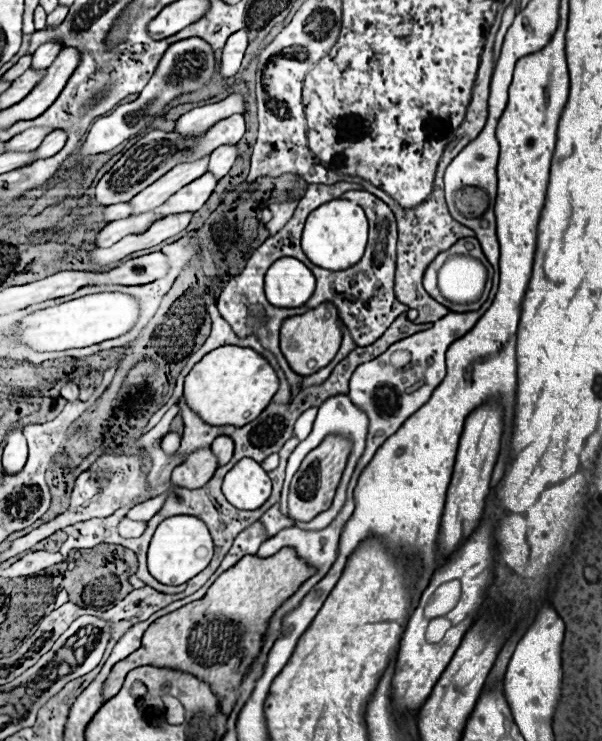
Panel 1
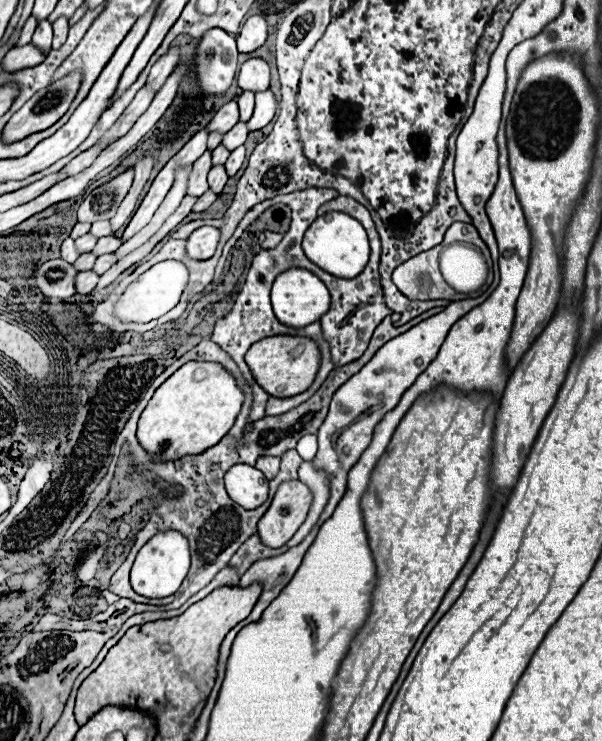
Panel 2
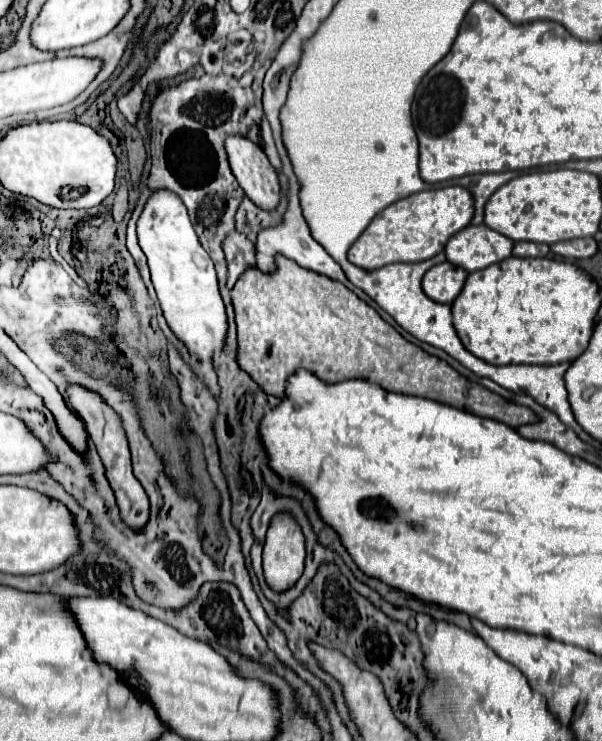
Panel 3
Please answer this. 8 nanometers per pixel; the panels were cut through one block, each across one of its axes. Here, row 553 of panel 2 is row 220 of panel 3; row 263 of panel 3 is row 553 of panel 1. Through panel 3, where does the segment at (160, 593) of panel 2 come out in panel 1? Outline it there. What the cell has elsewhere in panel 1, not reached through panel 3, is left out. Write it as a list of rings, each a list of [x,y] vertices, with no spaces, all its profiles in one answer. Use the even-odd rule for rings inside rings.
[[[172,516],[158,526],[150,542],[148,570],[162,584],[170,584],[170,586],[184,584],[208,566],[212,554],[214,554],[214,544],[204,522],[200,522],[194,516]]]

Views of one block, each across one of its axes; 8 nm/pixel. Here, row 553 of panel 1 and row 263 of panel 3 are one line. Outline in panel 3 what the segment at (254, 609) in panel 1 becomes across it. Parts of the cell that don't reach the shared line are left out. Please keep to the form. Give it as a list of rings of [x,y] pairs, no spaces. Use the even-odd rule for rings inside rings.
[[[278,256],[276,264],[278,270],[272,276],[248,270],[232,288],[238,324],[238,362],[264,392],[284,398],[288,378],[298,368],[304,368],[326,384],[358,378],[374,382],[388,392],[422,396],[464,408],[468,380],[448,362],[408,342],[372,306],[340,282],[308,272],[284,256]]]

